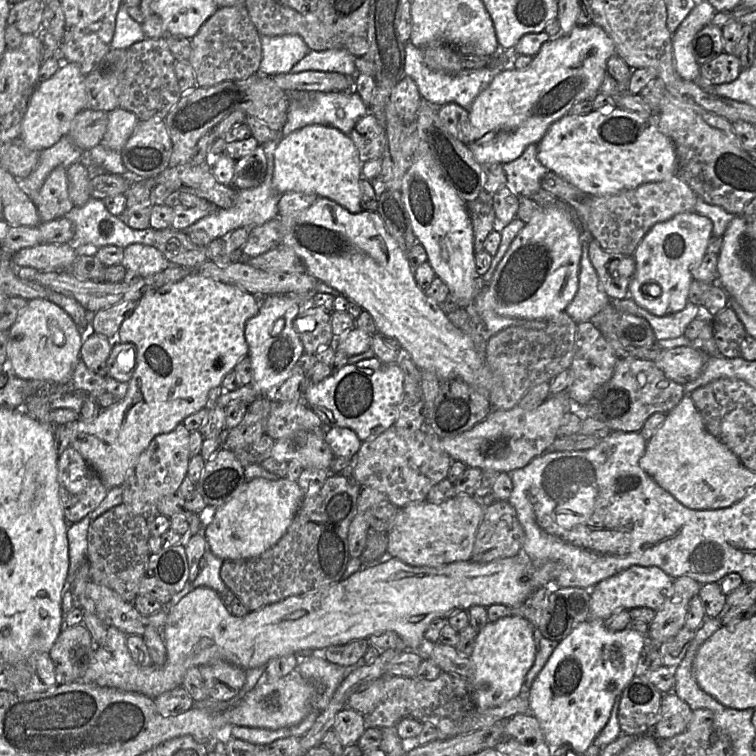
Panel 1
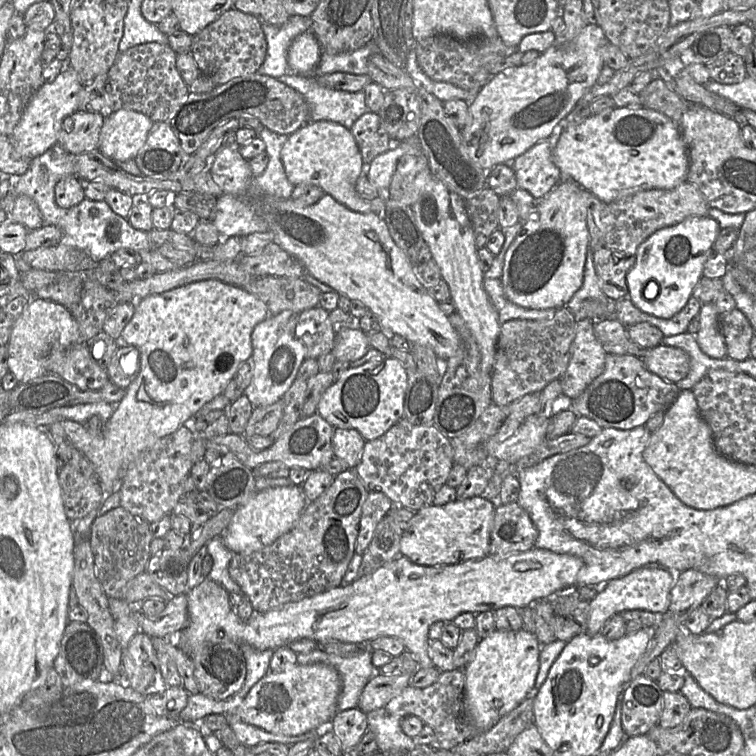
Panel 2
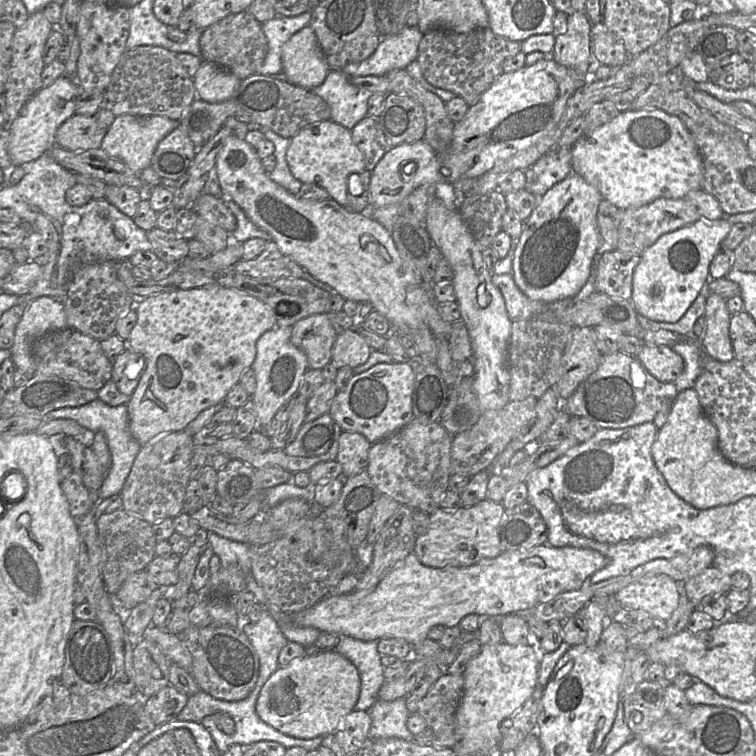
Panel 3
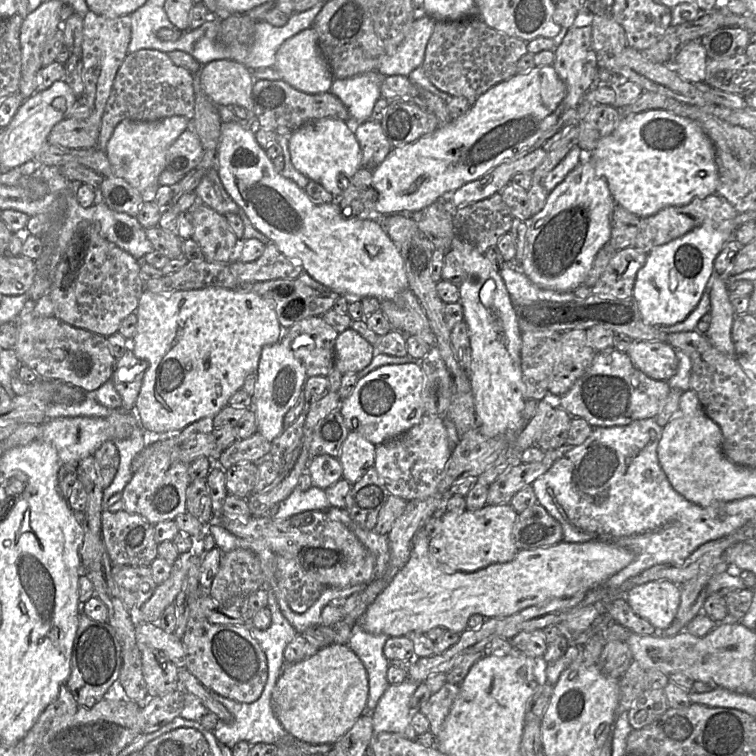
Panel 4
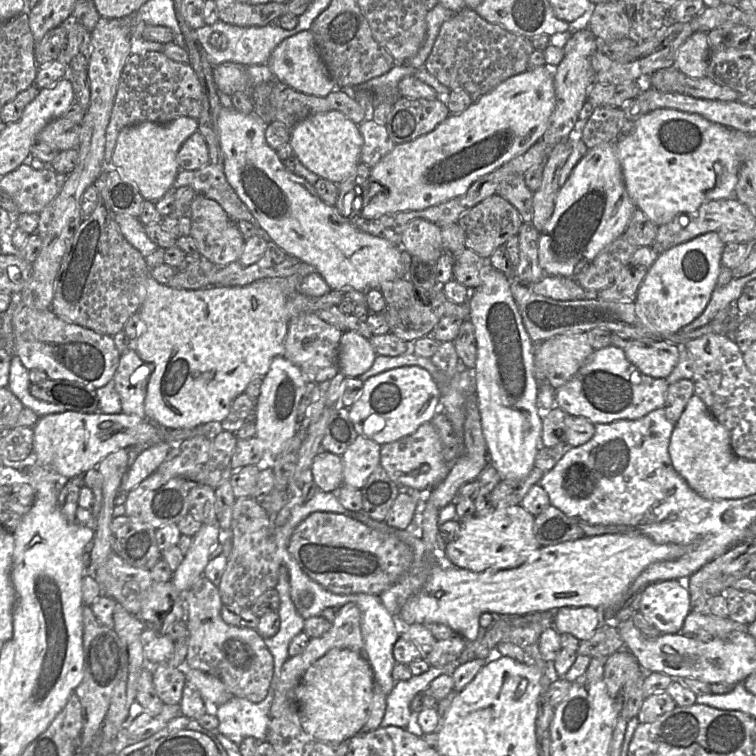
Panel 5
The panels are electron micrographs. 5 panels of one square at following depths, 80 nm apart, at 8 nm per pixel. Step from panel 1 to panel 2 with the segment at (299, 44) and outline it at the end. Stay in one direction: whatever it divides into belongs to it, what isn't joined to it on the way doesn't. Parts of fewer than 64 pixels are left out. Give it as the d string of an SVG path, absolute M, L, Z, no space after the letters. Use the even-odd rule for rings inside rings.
M292 16L280 26L262 23L261 28L266 39L267 52L257 72L278 79L290 72L287 61L288 48L295 37L311 31L310 17Z

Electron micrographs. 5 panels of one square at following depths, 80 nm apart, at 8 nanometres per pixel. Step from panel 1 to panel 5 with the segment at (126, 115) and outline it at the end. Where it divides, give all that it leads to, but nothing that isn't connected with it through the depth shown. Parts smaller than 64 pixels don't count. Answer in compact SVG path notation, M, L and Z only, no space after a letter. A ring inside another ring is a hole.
M178 117L167 123L142 122L126 127L119 133L108 167L117 169L132 181L145 200L156 202L173 184L180 172L177 154L182 144L198 131L198 120L191 117Z

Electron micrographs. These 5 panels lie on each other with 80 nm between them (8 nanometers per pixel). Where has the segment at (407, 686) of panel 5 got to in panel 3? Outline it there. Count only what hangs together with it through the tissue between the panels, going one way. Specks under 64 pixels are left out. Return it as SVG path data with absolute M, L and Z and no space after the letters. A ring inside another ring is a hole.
M406 697L393 701L377 700L366 712L371 717L369 737L373 740L394 737L414 741L415 736L406 726L410 715L406 707Z

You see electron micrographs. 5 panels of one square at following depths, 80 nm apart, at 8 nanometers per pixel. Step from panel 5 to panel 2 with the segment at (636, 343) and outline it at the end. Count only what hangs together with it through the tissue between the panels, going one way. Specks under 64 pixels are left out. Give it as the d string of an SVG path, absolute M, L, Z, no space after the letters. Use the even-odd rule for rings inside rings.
M662 344L648 350L642 361L651 373L674 384L690 371L690 357L685 351Z

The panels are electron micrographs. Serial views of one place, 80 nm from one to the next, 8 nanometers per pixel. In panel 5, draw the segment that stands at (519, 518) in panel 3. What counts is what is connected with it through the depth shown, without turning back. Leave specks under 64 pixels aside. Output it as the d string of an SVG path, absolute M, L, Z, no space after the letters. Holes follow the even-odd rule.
M552 505L535 516L534 534L540 546L556 545L584 537L576 520Z

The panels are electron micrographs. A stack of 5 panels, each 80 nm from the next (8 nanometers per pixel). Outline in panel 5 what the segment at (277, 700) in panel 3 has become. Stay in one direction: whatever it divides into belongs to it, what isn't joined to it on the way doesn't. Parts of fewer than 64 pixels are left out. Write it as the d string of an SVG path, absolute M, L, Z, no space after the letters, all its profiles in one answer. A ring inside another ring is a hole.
M333 648L306 670L294 699L306 733L323 742L340 743L362 732L373 693L373 671L364 656L349 649Z

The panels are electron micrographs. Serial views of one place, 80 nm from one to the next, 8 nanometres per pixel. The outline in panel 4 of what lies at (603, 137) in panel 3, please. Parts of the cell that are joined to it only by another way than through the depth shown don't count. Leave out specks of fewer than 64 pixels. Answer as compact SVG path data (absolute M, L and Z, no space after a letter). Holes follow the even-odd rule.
M656 109L624 118L615 131L602 139L592 152L581 151L580 163L592 159L596 174L606 180L616 205L639 218L647 218L664 208L685 206L694 199L715 194L718 185L715 157L713 142L698 124Z

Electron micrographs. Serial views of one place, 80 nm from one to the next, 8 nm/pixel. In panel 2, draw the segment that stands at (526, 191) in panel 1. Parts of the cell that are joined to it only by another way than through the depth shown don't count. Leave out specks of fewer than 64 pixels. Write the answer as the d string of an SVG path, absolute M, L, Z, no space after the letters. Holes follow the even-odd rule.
M561 127L555 128L553 134L548 139L538 142L511 163L517 180L517 188L529 192L537 201L540 201L540 199L552 191L562 179L562 173L554 164L552 157L560 133Z

